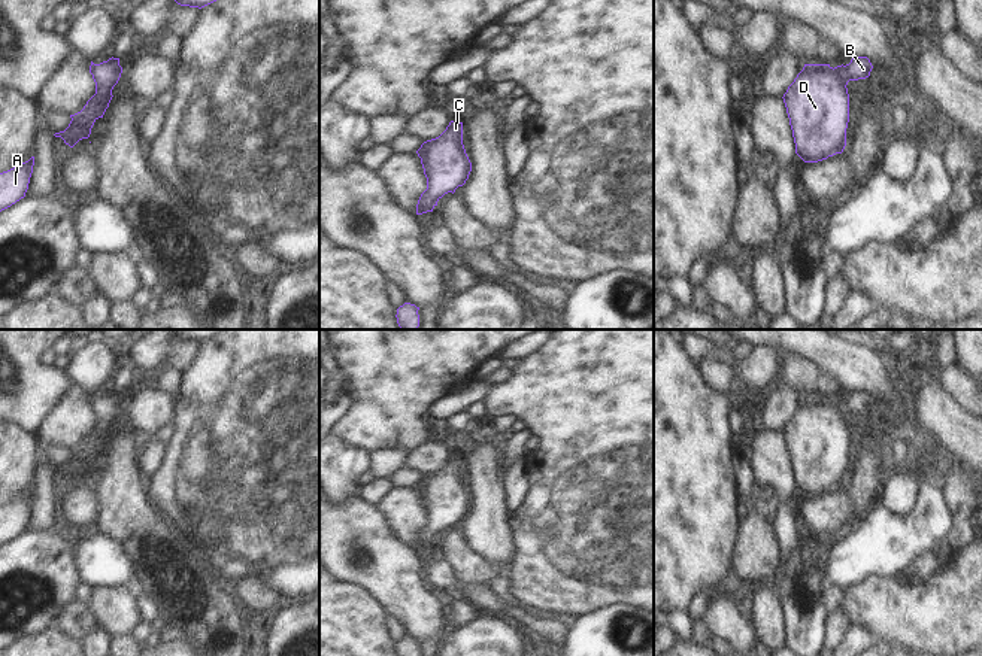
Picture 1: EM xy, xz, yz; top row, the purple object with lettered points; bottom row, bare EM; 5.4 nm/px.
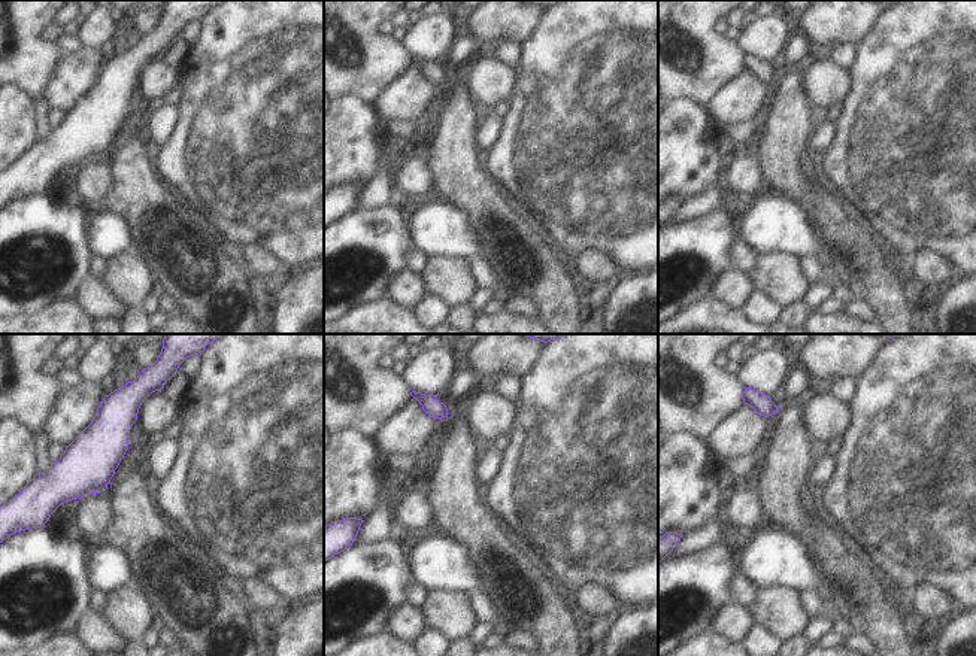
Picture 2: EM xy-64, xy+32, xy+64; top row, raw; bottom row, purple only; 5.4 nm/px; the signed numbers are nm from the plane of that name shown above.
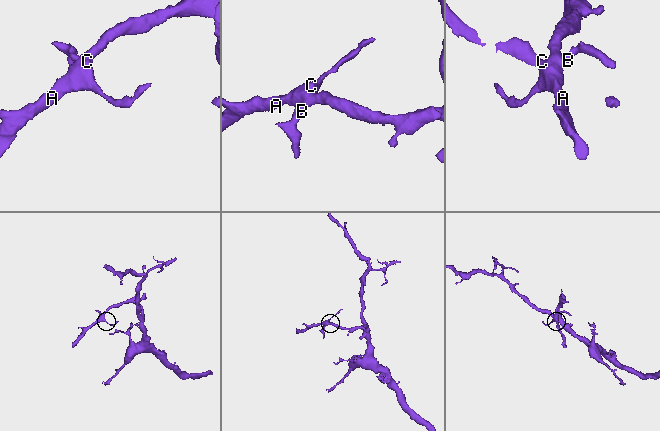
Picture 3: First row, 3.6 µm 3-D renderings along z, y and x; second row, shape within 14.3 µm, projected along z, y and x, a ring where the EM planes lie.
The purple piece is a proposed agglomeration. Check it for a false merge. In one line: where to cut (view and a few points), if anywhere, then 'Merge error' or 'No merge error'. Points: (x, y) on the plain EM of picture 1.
No split. No merge error

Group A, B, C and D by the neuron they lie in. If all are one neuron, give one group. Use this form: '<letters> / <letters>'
A B C D

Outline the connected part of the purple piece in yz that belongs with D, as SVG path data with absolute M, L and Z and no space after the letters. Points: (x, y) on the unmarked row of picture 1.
M852 391L846 400L804 398L784 428L795 488L818 496L842 488L849 456L848 416L866 413L873 400L867 391Z

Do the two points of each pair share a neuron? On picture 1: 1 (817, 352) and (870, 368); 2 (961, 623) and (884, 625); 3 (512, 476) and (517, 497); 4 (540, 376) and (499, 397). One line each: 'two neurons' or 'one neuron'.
1: one neuron
2: one neuron
3: one neuron
4: one neuron

